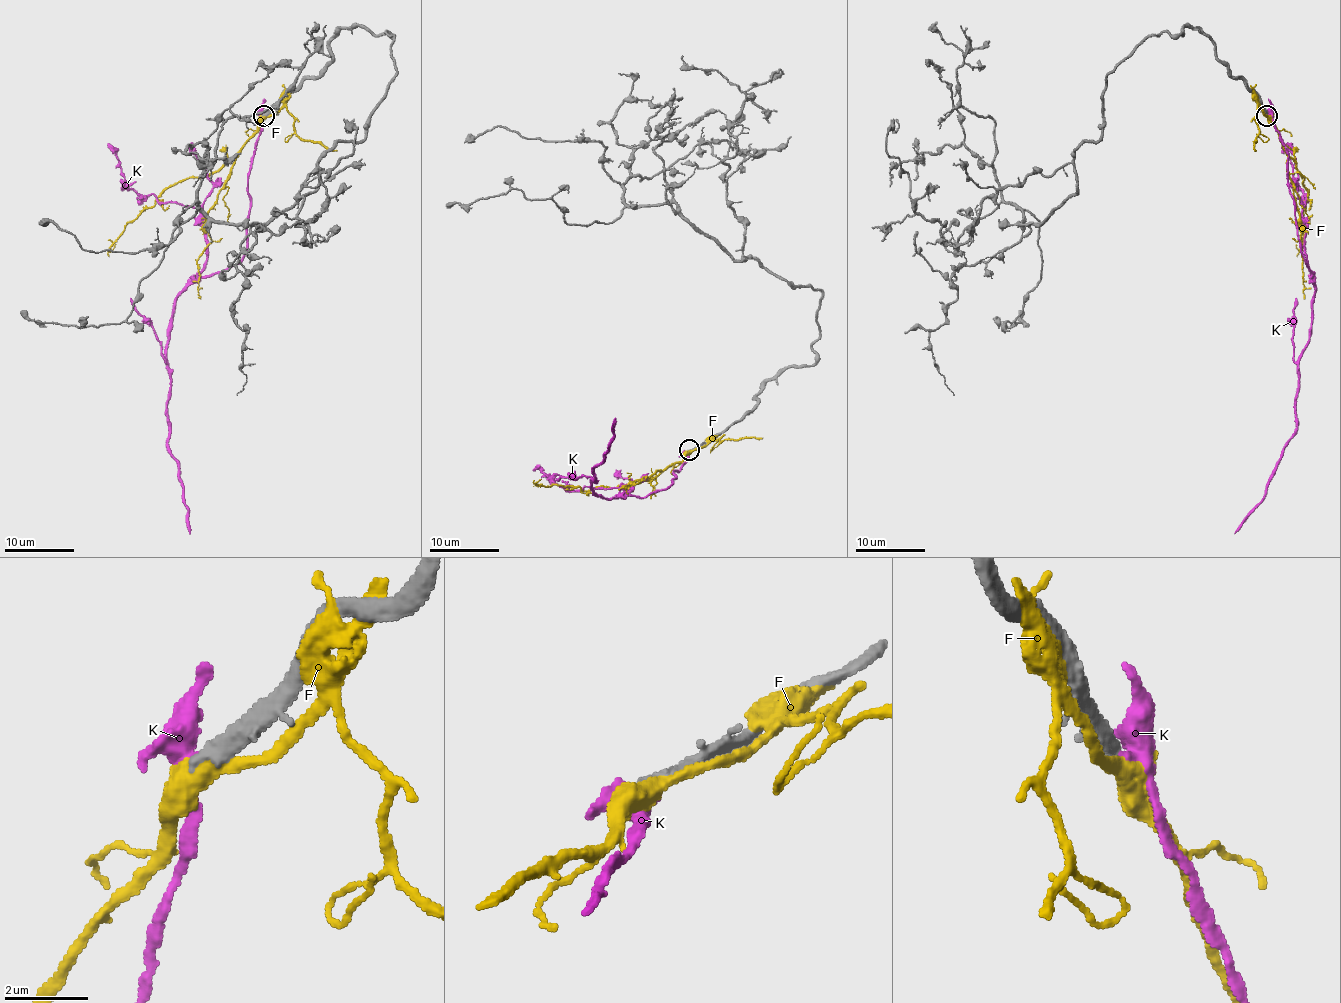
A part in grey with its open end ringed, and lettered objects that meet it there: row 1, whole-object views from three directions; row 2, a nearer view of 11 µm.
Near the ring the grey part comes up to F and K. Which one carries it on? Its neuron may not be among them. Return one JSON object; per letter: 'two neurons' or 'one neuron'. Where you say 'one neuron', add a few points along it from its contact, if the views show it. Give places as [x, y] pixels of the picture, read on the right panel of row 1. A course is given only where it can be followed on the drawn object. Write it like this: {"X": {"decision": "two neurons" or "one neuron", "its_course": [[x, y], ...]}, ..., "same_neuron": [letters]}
{"F": {"decision": "two neurons"}, "K": {"decision": "two neurons"}, "same_neuron": []}

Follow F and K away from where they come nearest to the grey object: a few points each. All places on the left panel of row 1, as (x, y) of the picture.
F: (265, 115), (260, 129), (230, 160), (206, 175), (182, 179), (168, 187), (152, 207), (125, 227), (109, 257)
K: (265, 115), (248, 187), (248, 252), (220, 272), (199, 276), (177, 298), (166, 350), (168, 447), (190, 534)

